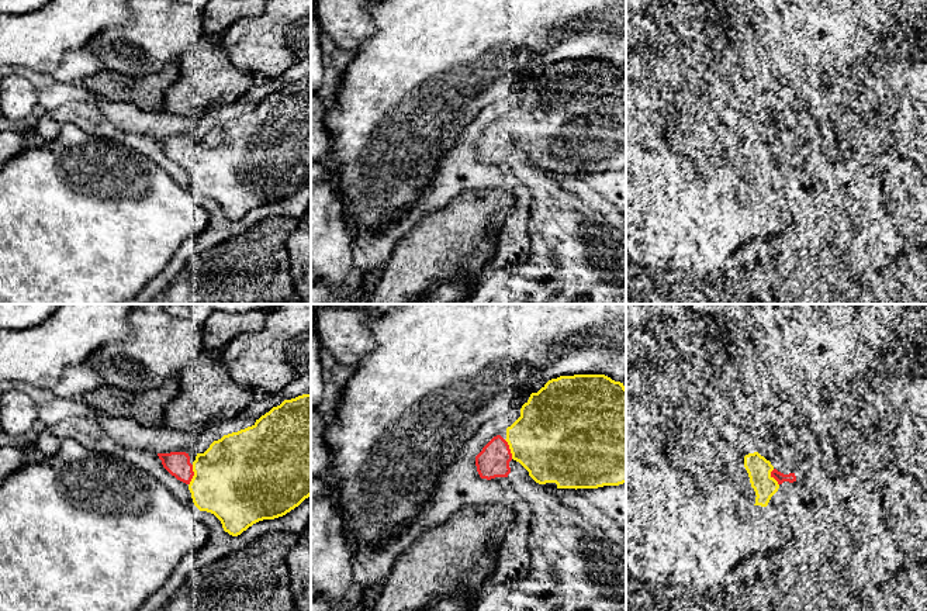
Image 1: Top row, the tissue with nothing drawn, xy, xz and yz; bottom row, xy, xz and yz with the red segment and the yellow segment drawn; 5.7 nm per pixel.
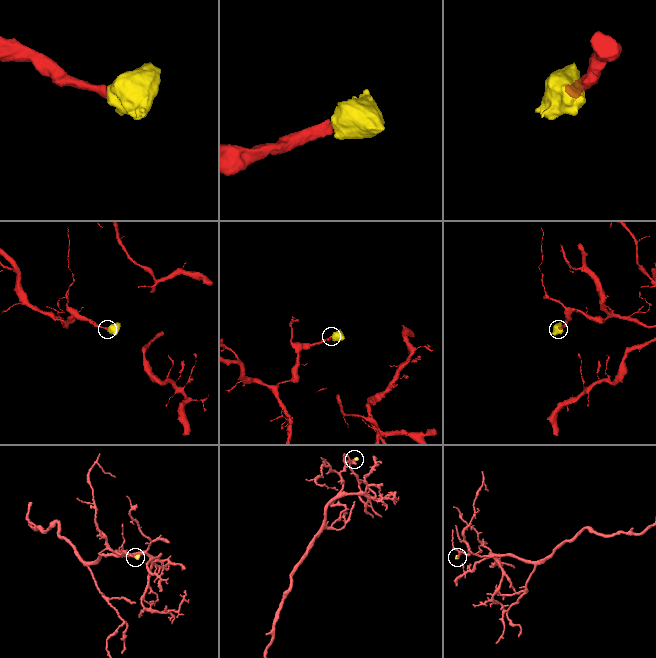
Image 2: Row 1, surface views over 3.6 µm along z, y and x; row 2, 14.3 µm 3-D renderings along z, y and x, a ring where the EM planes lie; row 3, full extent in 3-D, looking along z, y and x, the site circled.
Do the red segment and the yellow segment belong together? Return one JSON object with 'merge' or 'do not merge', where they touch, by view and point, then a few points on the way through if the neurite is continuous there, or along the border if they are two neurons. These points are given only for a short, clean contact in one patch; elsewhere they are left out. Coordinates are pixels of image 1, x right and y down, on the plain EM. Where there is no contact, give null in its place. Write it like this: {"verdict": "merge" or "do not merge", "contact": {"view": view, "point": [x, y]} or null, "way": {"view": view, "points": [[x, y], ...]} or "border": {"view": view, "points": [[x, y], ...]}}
{"verdict": "merge", "contact": {"view": "xy", "point": [193, 159]}}

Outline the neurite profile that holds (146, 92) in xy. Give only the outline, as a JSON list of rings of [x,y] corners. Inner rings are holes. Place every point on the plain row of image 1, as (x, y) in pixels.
[[[180,61],[169,62],[160,72],[128,77],[103,69],[83,80],[94,97],[128,103],[145,111],[162,111],[166,90],[180,77]]]

